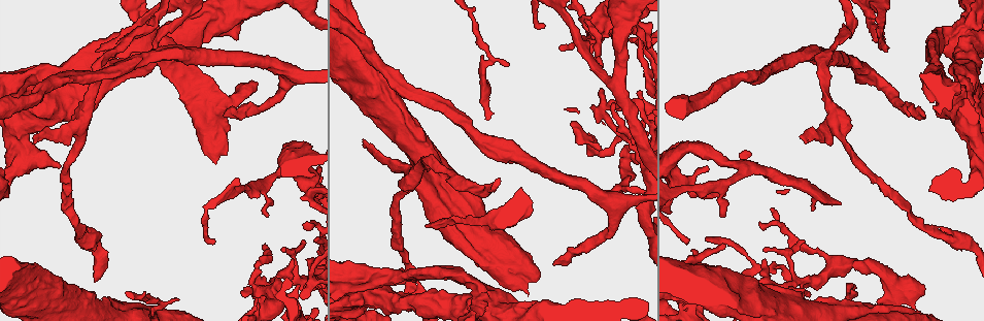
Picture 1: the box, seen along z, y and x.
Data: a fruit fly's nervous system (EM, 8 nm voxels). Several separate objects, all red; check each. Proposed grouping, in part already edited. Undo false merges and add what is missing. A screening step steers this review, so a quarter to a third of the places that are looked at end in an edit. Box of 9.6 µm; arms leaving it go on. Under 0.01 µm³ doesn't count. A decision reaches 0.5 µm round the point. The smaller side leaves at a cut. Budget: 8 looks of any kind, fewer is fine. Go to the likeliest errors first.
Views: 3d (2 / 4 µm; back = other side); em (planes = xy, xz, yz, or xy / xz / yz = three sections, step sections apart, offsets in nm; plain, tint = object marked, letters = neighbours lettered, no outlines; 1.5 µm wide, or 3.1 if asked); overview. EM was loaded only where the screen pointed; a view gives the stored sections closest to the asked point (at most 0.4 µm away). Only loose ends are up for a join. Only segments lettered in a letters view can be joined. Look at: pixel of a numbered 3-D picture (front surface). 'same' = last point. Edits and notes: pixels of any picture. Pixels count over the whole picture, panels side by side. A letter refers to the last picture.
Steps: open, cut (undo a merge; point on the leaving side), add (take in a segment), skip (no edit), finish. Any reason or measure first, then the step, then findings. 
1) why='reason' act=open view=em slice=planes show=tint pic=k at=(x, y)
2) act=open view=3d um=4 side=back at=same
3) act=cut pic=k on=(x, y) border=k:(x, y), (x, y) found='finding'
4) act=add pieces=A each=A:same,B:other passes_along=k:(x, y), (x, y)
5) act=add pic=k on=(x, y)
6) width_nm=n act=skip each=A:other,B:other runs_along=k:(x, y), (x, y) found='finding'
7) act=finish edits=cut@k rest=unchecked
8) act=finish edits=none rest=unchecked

why='an open end' act=open view=em slice=yz step=8 show=tint pic=1 at=(153, 48)

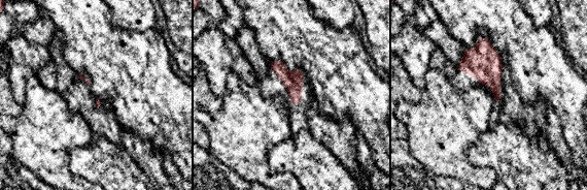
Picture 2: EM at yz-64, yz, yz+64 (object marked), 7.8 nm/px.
act=open view=em slice=planes show=letters at=same

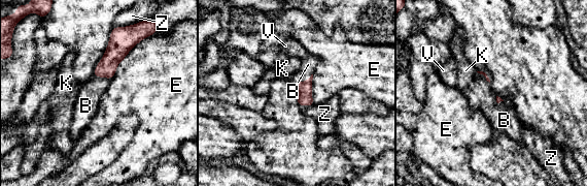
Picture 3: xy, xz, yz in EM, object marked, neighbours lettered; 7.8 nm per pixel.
act=add pieces=B each=B:same,E:other,K:other,V:other,Z:other passes_along=3:(304, 89), (302, 82), (308, 64) found='the cell continues'

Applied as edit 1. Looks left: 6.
why='see it whole again' act=open view=overview

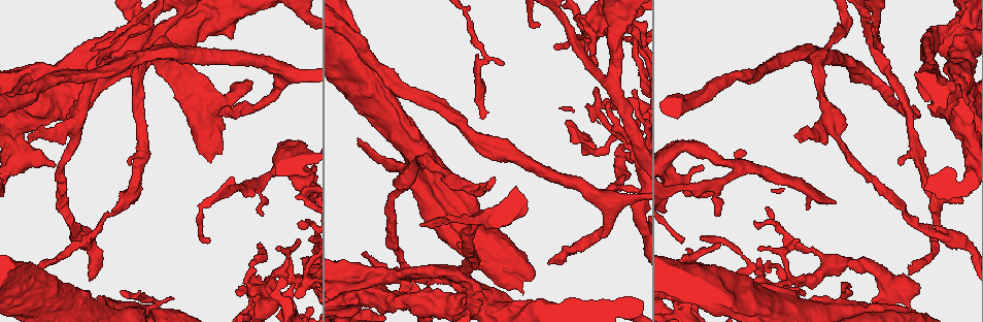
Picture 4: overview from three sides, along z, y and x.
why='end of a long branch' act=open view=em slice=planes show=letters pic=4 at=(260, 244)

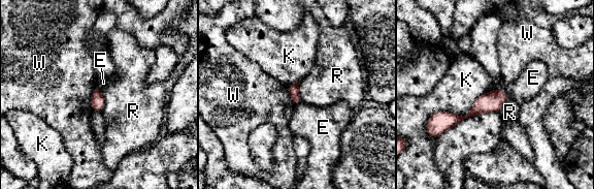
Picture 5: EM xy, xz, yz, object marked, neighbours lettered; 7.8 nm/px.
act=skip each=E:other,K:other,R:other,W:other border=5:(99, 89), (103, 99), (100, 112) found='no lettered segment goes on from it'

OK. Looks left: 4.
why='branch stops here' act=open view=em slice=planes show=tint pic=4 at=(800, 142)

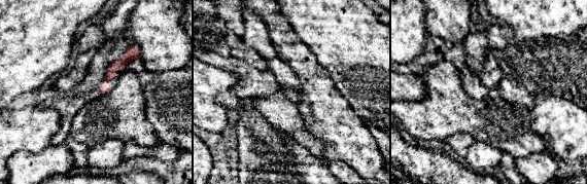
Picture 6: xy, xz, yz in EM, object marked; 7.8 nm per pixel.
act=open view=em slice=planes show=letters at=same

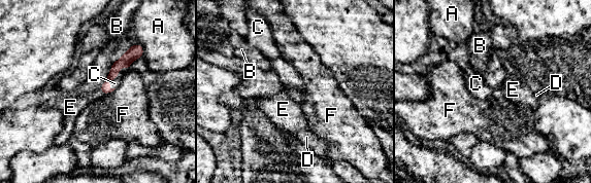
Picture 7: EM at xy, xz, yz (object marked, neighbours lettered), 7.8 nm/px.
act=add pieces=C each=A:other,B:other,C:same,D:other,E:other,F:other passes_along=7:(134, 52), (115, 77), (115, 83) found='the cell continues'

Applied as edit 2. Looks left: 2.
act=finish edits=add@3,add@7 rest=unchecked

